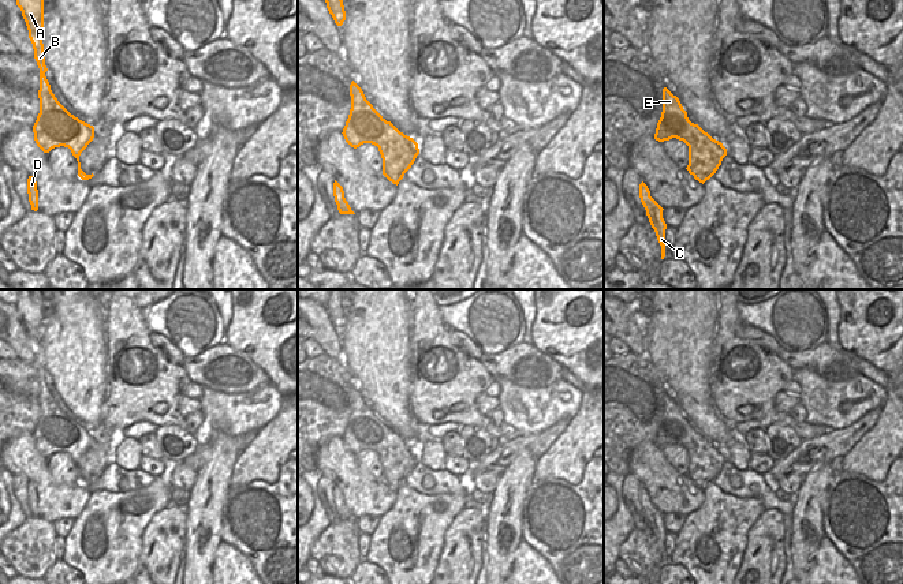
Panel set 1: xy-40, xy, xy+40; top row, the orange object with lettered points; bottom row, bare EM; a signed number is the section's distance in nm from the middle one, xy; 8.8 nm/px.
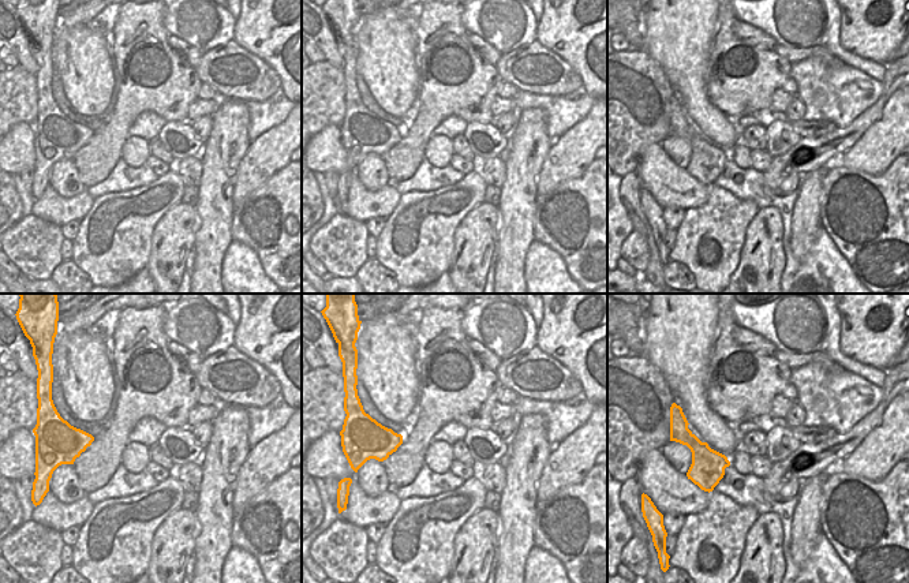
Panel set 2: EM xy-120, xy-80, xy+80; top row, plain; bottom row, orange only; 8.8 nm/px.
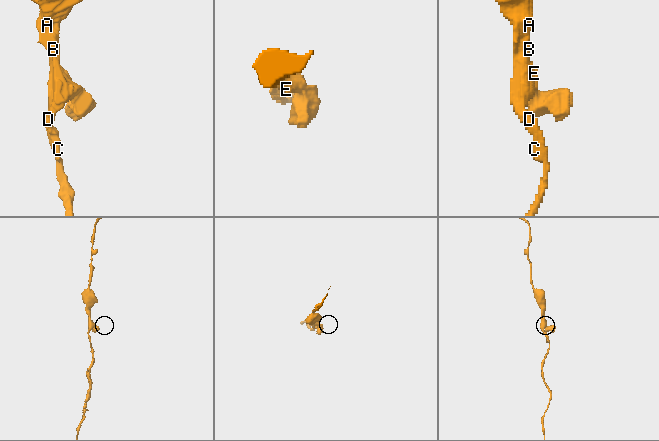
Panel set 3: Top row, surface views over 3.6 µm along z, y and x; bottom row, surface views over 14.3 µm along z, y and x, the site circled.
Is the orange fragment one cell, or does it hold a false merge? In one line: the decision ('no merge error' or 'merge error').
no merge error

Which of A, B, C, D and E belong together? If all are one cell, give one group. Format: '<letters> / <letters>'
A B C D E

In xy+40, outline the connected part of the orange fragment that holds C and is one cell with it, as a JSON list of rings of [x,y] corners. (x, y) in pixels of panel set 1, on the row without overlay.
[[[642,487],[639,490],[639,503],[646,516],[646,521],[652,534],[656,538],[657,546],[661,551],[661,565],[665,562],[665,535],[667,529],[663,524],[663,513],[650,502],[648,491]]]

